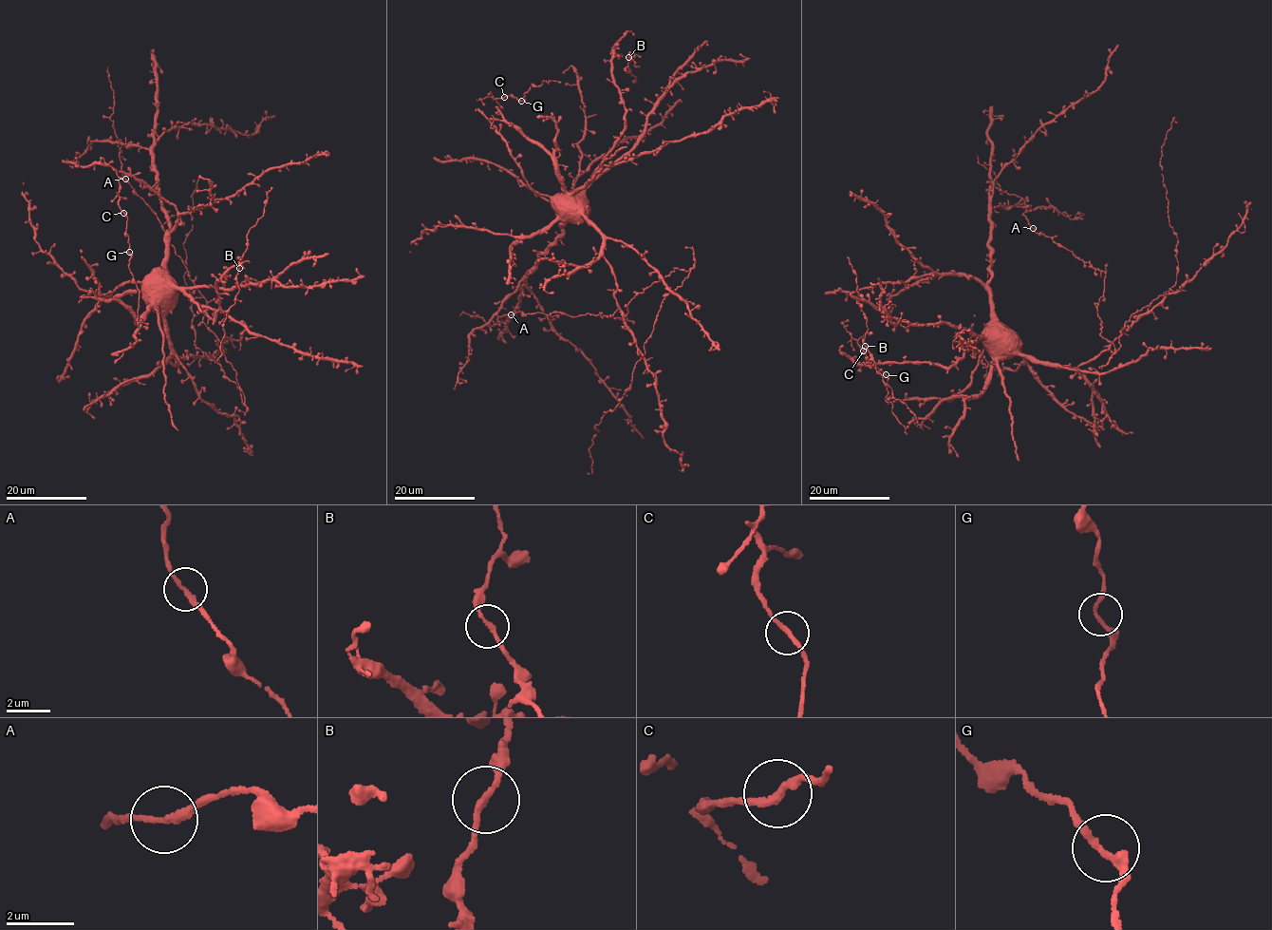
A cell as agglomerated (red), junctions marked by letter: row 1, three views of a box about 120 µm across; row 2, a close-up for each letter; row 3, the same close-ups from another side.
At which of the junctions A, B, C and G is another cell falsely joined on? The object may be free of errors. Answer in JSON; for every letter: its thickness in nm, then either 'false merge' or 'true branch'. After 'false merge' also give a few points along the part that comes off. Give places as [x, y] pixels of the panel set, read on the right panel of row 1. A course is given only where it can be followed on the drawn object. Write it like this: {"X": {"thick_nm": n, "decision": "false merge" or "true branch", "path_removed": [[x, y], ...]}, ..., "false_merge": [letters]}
{"A": {"thick_nm": 220, "decision": "true branch"}, "B": {"thick_nm": 180, "decision": "true branch"}, "C": {"thick_nm": 200, "decision": "true branch"}, "G": {"thick_nm": 190, "decision": "true branch"}, "false_merge": []}

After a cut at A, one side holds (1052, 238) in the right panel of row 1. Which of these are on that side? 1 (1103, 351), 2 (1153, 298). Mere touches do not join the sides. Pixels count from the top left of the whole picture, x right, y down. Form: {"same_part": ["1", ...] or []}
{"same_part": ["2"]}

